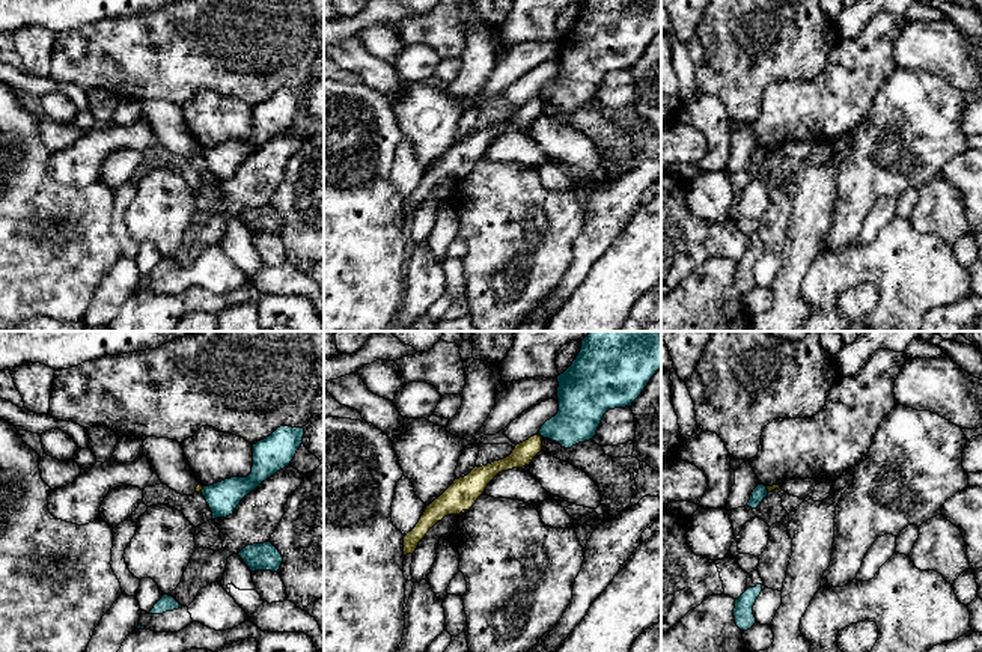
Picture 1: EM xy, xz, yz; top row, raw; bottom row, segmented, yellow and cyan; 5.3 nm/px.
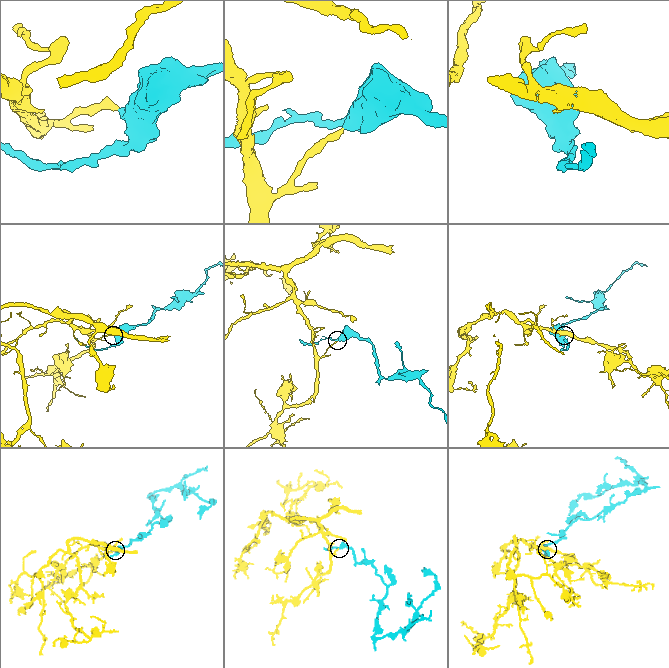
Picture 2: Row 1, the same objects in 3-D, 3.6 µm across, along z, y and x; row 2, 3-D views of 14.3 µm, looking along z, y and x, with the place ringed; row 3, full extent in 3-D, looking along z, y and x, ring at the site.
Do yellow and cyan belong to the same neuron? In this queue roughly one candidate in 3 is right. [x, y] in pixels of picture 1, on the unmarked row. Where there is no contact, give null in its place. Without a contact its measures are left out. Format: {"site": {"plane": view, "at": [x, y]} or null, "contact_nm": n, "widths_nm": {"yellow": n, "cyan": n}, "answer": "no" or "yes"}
{"site": {"plane": "xz", "at": [539, 98]}, "contact_nm": 30, "widths_nm": {"yellow": 120, "cyan": 240}, "answer": "no"}

